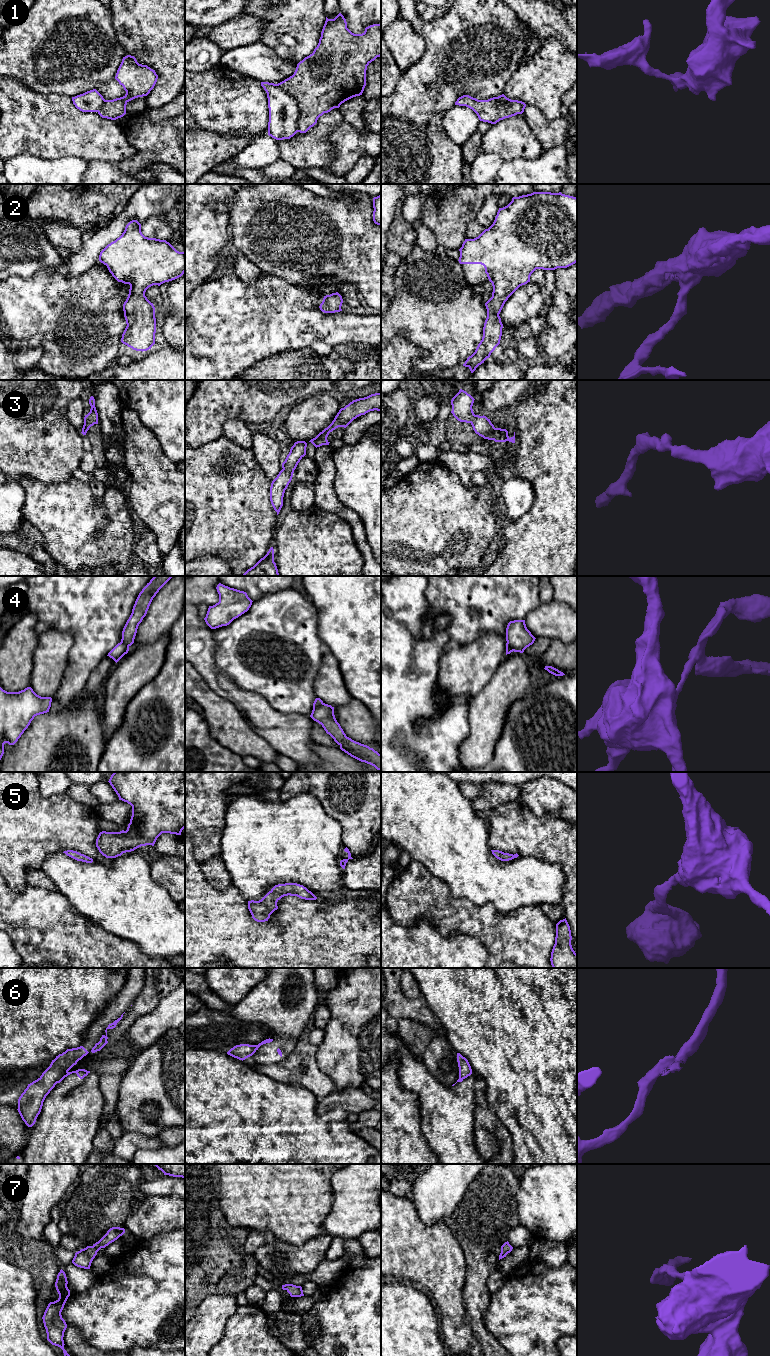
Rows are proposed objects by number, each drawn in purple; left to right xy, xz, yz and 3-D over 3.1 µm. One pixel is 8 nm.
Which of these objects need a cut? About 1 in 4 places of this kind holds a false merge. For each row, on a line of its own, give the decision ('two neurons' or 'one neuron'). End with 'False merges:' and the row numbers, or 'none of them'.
1: two neurons
2: one neuron
3: one neuron
4: two neurons
5: one neuron
6: two neurons
7: one neuron
False merges: 1, 4, 6

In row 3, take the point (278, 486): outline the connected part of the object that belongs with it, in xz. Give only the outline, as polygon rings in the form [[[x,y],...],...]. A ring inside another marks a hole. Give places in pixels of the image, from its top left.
[[[305,441],[294,443],[285,461],[282,463],[283,469],[271,483],[270,501],[277,515],[283,506],[284,493],[292,480],[294,470],[300,460],[306,455],[306,447],[307,443]]]

